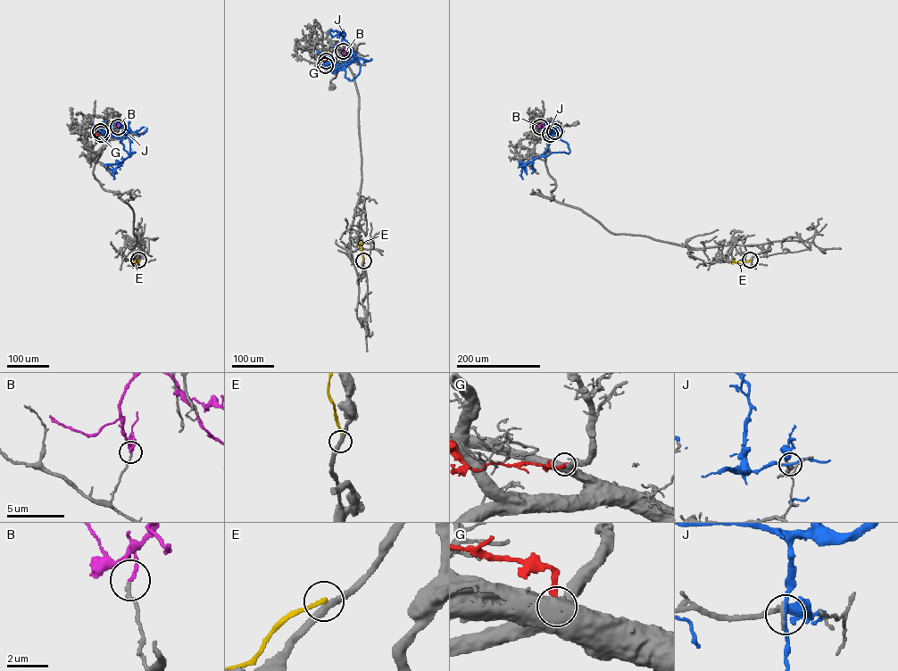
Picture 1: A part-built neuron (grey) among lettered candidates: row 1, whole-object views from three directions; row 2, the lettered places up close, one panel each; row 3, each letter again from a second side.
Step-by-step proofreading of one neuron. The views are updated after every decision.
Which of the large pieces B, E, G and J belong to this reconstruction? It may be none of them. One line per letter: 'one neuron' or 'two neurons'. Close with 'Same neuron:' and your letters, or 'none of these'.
B: two neurons
E: two neurons
G: two neurons
J: two neurons
Same neuron: none of these

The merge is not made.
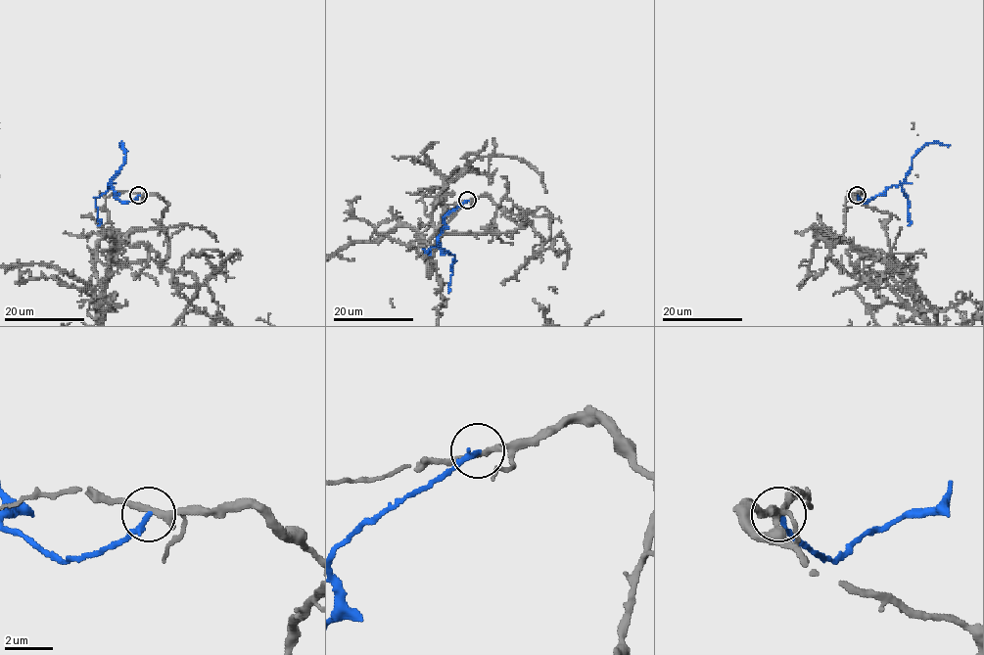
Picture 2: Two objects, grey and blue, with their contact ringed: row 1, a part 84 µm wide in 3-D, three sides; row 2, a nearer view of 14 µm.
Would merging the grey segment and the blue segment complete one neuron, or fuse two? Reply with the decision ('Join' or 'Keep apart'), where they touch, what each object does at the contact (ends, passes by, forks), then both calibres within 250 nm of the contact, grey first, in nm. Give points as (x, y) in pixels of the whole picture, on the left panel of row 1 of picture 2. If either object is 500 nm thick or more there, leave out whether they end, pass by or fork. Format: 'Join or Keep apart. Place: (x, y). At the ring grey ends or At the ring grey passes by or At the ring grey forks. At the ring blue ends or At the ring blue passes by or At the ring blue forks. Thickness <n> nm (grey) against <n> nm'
Keep apart. Place: (138, 195). At the ring grey passes by. At the ring blue ends. Thickness 240 nm (grey) against 240 nm

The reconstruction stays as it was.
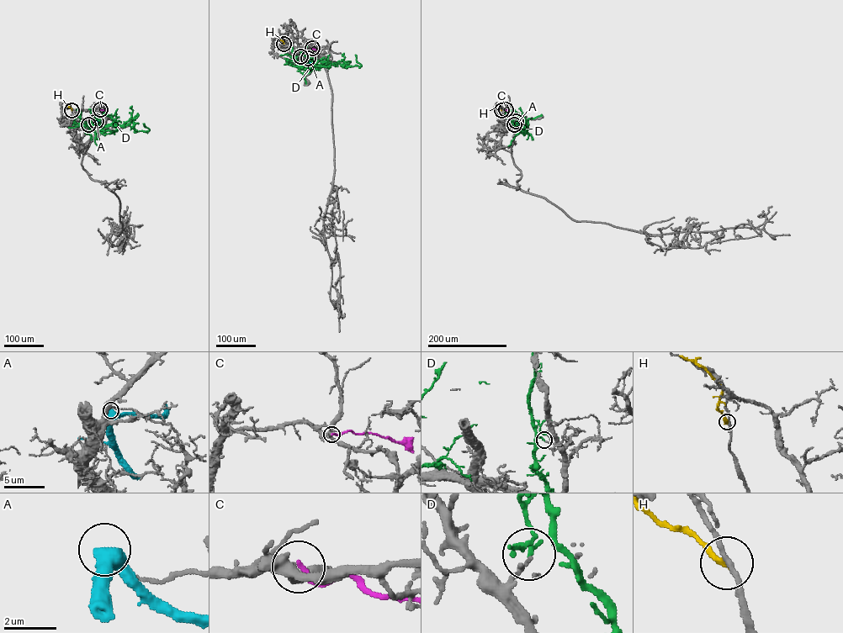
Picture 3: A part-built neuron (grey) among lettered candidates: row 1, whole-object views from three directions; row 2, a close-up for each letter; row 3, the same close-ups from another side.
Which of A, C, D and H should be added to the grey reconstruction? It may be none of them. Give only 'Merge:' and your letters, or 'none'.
Merge: none

